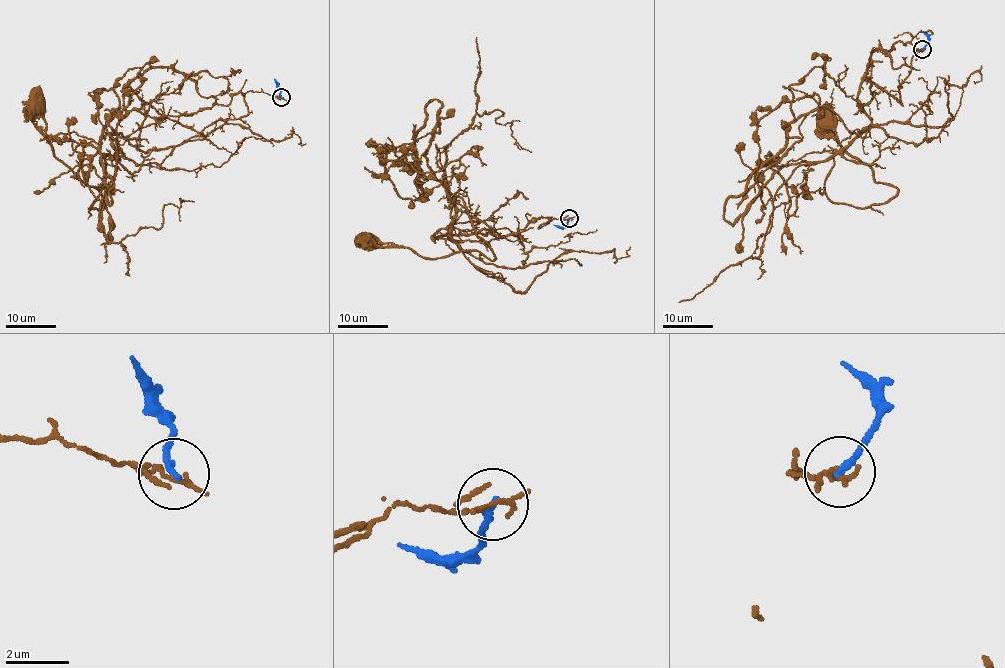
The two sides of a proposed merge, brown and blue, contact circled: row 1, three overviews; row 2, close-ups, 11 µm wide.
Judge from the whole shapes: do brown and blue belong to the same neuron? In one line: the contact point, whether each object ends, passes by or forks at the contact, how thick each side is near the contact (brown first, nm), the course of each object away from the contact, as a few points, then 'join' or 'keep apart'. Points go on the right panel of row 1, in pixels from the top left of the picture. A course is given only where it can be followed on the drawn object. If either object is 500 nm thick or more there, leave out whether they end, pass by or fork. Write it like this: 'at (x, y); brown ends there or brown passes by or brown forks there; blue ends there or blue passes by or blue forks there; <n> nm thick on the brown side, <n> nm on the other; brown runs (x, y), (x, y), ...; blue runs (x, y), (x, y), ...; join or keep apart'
at (922, 49); brown ends there; blue ends there; 190 nm thick on the brown side, 220 nm on the other; brown runs (922, 50), (901, 103), (865, 79), (871, 123), (826, 179), (832, 201), (881, 204), (897, 189), (830, 117); blue runs (922, 49), (928, 38), (922, 31); keep apart

